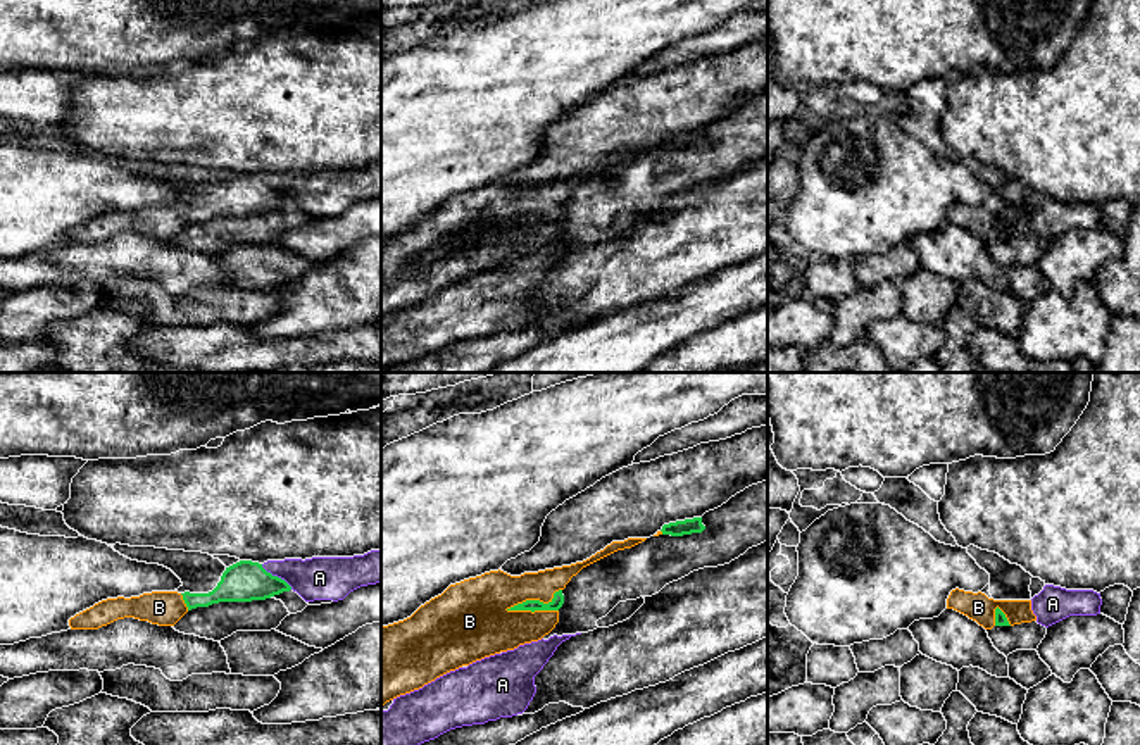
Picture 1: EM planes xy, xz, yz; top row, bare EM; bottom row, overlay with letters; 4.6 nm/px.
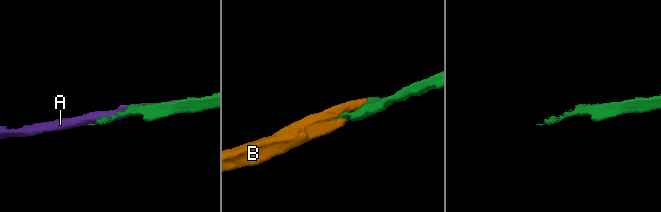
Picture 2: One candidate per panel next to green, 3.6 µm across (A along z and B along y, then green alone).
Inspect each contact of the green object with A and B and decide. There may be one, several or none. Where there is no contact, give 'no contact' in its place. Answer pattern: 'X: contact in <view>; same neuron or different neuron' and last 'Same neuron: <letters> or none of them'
A: contact in xy; different neuron
B: contact in xz; same neuron
Same neuron: B

